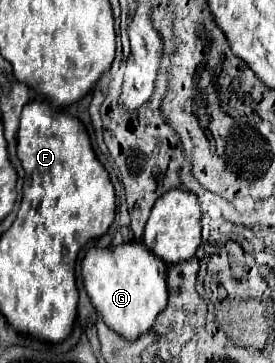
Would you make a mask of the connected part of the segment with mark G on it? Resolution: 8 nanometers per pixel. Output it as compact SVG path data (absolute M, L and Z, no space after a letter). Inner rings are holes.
M127 242L111 248L91 248L81 262L83 284L91 304L105 324L125 340L145 334L157 314L167 306L167 266L141 242Z

